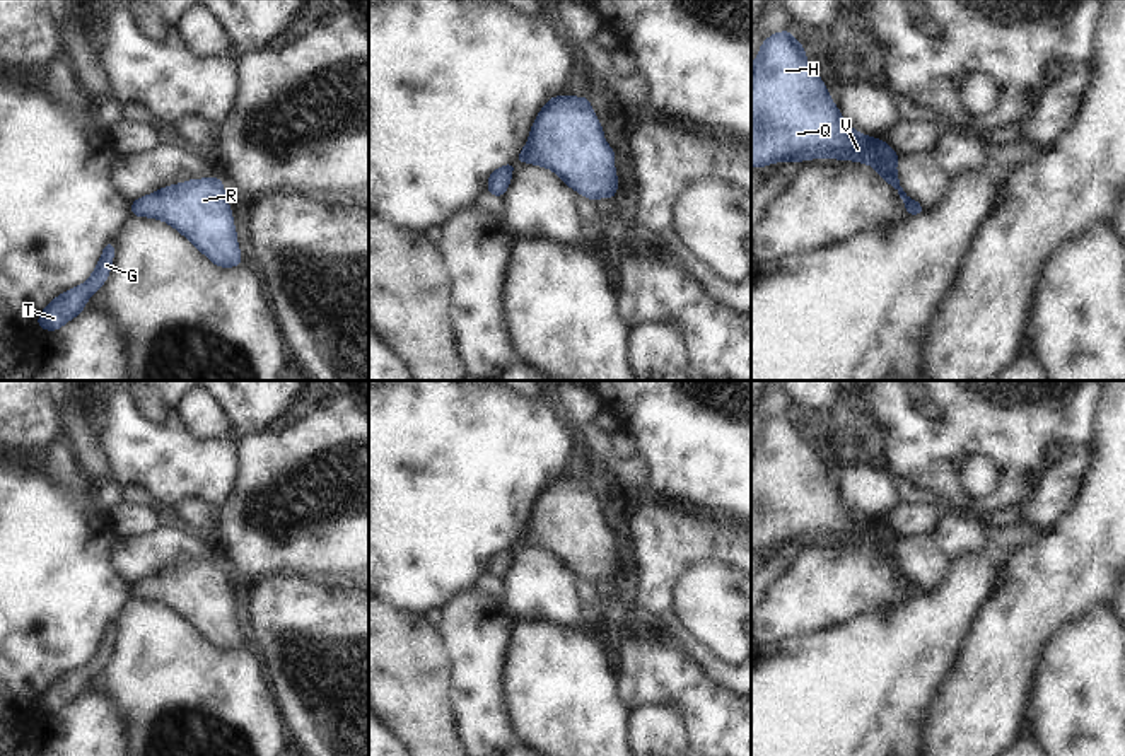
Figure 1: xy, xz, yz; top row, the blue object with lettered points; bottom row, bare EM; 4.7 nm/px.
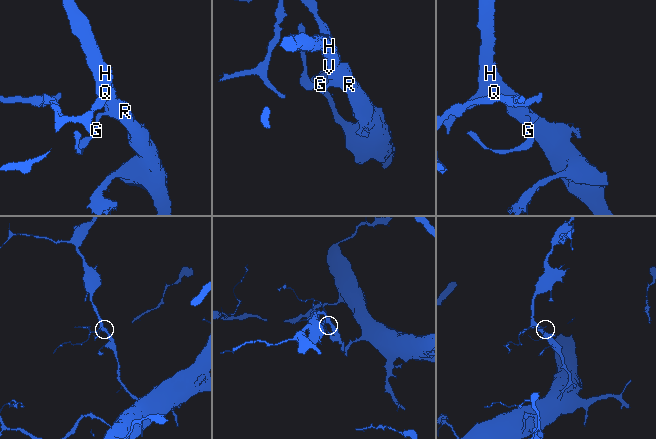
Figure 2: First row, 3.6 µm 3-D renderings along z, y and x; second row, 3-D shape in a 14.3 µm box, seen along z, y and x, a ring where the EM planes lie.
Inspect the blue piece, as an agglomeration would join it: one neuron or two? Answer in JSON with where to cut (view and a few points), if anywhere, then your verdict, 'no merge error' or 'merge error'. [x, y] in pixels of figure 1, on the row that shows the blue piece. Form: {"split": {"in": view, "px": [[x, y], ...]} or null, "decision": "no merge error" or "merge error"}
{"split": null, "decision": "no merge error"}

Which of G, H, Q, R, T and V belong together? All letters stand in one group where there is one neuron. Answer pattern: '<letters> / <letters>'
G H Q R T V

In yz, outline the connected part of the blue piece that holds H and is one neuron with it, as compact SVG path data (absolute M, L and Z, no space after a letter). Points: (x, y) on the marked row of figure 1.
M780 31L765 38L751 65L751 167L807 159L871 164L898 191L908 215L920 215L925 206L903 191L896 176L900 155L843 121L806 55L790 31Z

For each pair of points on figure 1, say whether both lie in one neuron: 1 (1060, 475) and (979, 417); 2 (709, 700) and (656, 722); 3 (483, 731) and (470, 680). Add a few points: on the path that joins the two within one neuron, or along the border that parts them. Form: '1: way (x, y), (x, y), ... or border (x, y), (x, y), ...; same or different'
1: border (1049, 468), (1043, 473); different
2: border (639, 709), (670, 707), (685, 724), (690, 738); different
3: way (480, 719), (475, 692); same

